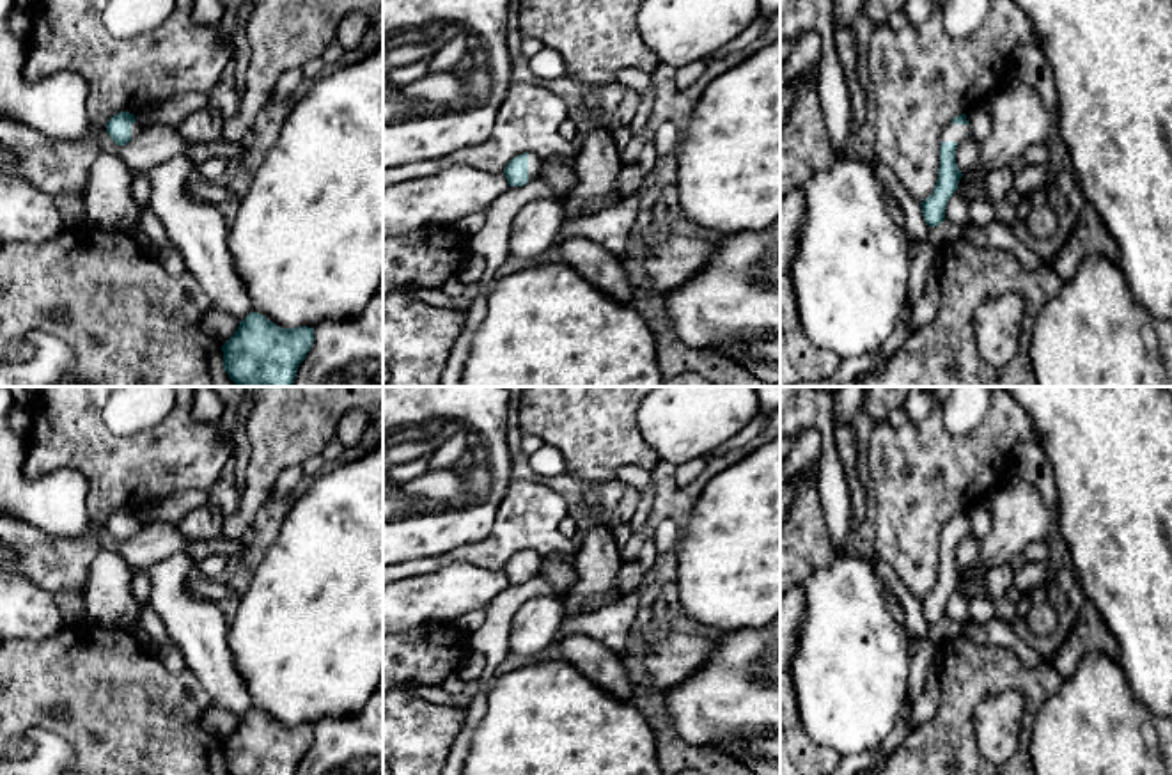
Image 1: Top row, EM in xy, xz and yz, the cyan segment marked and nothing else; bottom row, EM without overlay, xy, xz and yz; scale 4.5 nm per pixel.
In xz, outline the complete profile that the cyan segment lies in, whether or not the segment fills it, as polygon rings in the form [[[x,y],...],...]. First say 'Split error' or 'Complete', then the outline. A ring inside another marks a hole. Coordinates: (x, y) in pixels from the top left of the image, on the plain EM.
Split error. [[[523,550],[511,557],[504,571],[509,578],[509,583],[523,583],[530,576],[537,575],[541,568],[541,555],[534,550]]]

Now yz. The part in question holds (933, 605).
Split error. [[[965,511],[954,514],[942,532],[938,578],[933,591],[920,601],[929,624],[945,617],[947,599],[963,573],[956,560],[956,544],[968,534],[972,534],[972,527]]]

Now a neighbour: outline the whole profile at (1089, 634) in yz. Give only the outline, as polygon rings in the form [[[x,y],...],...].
[[[1087,601],[1078,612],[1067,638],[1053,654],[1051,663],[1057,672],[1067,679],[1090,653],[1101,653],[1117,661],[1121,654],[1117,640],[1106,628],[1103,615],[1090,601]]]

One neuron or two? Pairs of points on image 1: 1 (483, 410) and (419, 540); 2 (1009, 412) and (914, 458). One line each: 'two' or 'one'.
1: one
2: one

